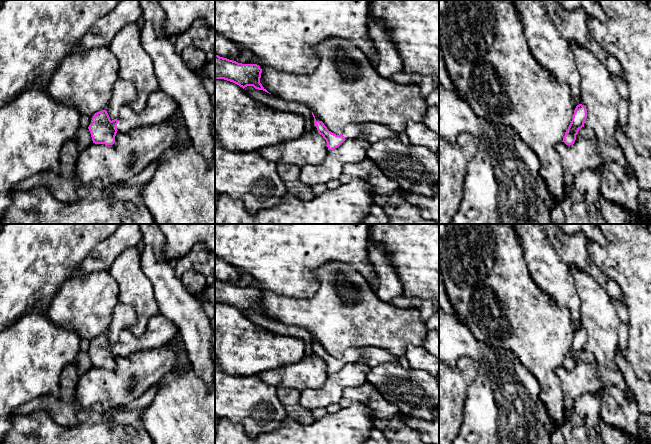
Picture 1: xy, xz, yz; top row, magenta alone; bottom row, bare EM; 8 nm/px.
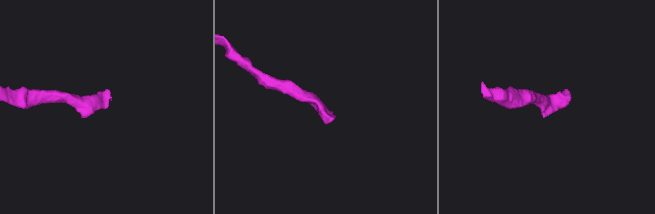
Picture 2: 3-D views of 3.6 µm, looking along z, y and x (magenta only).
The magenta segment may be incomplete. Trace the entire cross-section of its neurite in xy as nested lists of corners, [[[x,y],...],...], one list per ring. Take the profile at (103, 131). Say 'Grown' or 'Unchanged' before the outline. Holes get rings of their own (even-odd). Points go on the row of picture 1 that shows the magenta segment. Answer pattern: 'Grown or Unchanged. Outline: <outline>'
Grown. Outline: [[[158,88],[151,93],[142,112],[134,112],[130,107],[124,106],[118,117],[111,121],[107,111],[102,110],[94,114],[88,129],[93,143],[113,145],[117,132],[126,133],[137,127],[161,123],[175,111],[178,111],[177,102]]]

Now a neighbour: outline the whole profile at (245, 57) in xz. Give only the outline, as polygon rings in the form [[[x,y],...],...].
[[[239,48],[239,57],[237,58],[236,62],[242,63],[242,64],[259,65],[258,61],[250,51],[241,49],[241,48]]]

